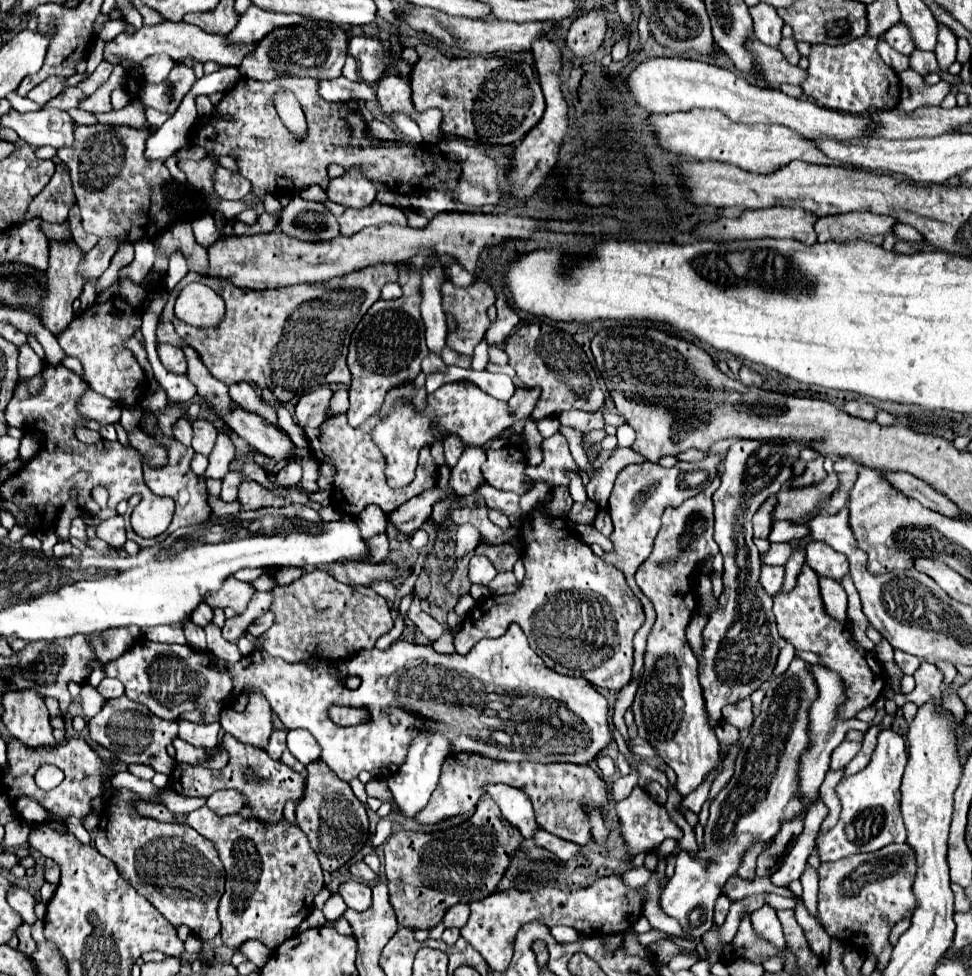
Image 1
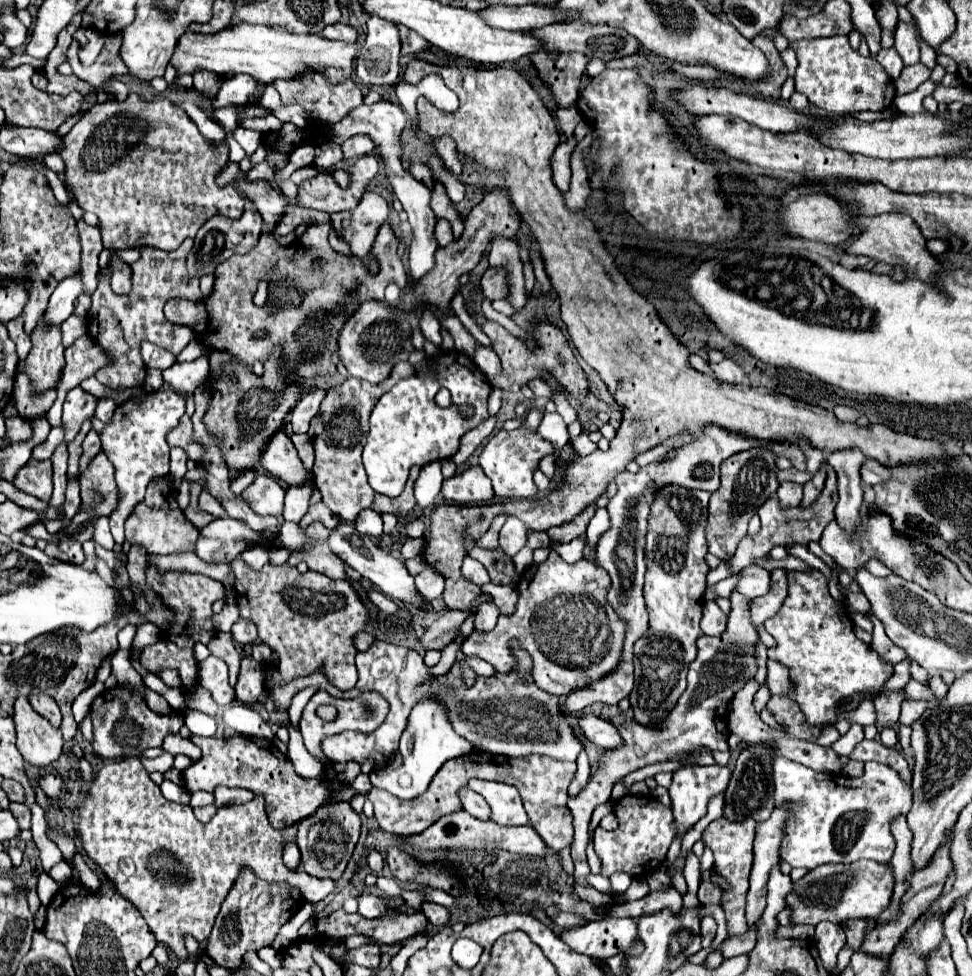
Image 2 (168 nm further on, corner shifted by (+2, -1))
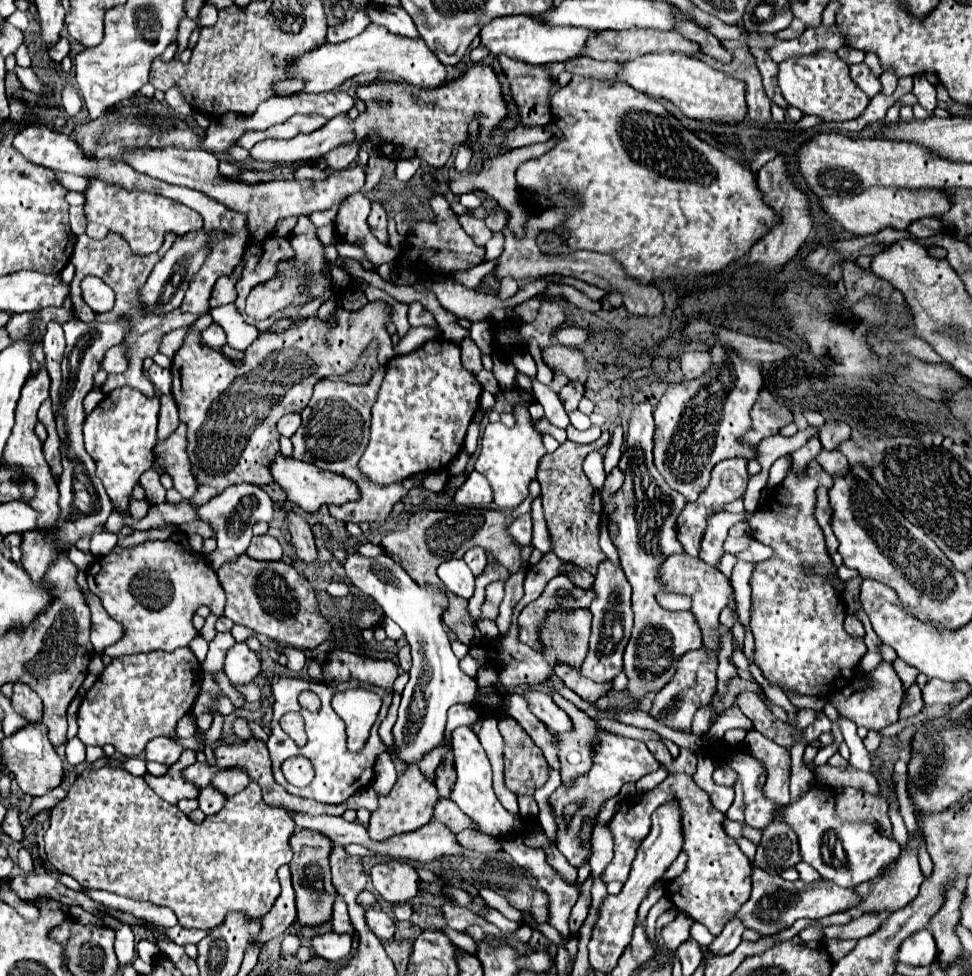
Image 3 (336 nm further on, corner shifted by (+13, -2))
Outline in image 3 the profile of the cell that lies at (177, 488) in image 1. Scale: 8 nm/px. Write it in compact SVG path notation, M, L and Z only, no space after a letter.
M173 532L167 540L143 542L135 548L113 548L87 568L89 590L103 602L105 610L125 624L125 636L105 648L107 656L139 654L153 650L177 650L189 646L197 636L191 618L199 606L209 606L221 618L225 610L225 592L215 570L203 554L191 552L187 536Z

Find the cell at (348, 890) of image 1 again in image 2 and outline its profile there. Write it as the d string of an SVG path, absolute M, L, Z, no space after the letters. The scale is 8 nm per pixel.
M362 893L362 895L356 897L356 901L358 901L358 913L368 917L368 919L382 915L382 911L386 907L384 899L378 897L378 895L372 895L372 893Z

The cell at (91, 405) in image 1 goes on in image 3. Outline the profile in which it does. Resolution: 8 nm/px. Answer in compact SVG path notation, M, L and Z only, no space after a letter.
M47 324L47 332L43 336L43 352L45 352L45 368L51 378L51 398L55 402L55 390L61 380L61 360L63 360L63 328L61 324Z

